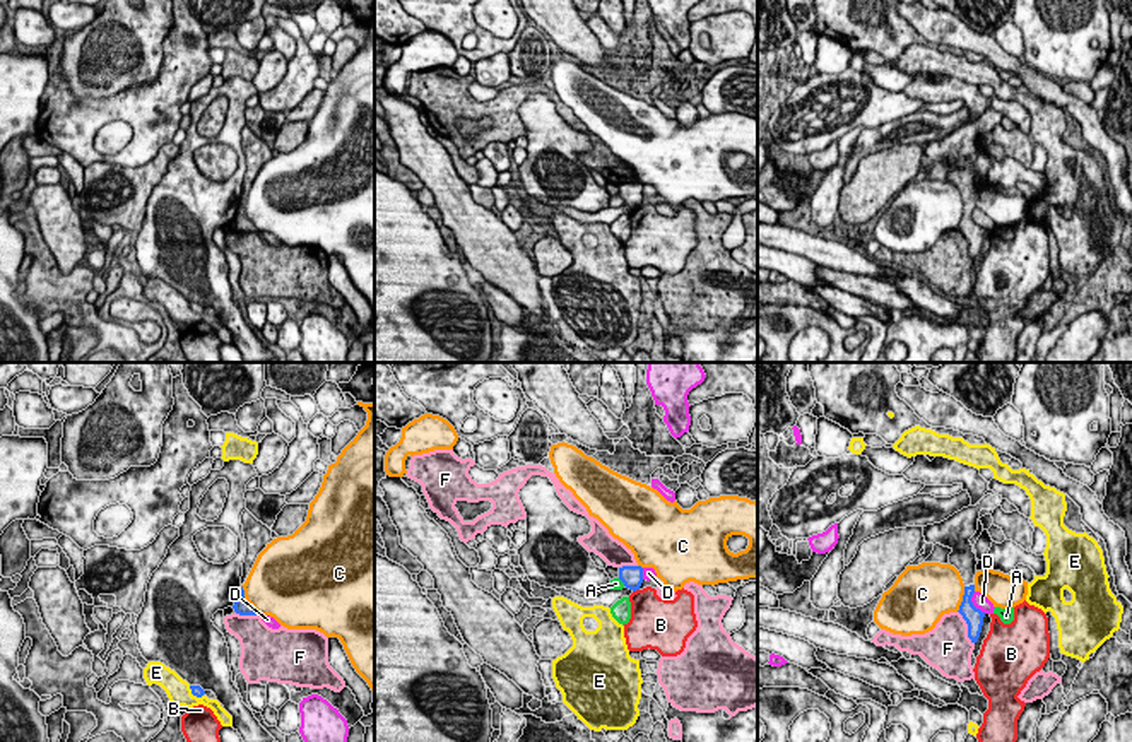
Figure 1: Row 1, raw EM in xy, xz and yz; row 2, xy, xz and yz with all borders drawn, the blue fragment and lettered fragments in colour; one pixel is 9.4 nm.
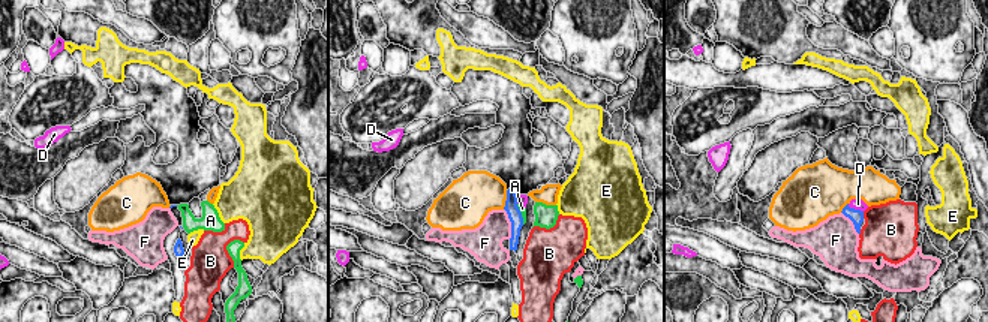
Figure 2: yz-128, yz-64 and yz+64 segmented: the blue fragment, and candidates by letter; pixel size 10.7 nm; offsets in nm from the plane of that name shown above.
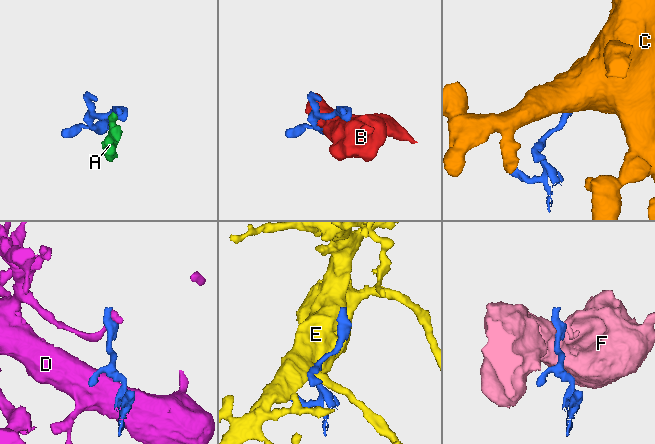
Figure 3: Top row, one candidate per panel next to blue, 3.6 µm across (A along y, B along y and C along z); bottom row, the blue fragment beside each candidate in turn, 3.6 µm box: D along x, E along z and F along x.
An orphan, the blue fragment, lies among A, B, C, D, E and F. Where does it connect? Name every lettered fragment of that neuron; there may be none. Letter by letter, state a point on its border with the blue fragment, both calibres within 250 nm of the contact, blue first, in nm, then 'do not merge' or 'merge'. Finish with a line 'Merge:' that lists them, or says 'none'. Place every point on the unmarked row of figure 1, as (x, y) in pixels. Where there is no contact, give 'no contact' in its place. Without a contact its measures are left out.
A: contact xz (621, 197); calibres 200 and 120 nm; do not merge
B: contact xz (635, 207); calibres 200 and 360 nm; do not merge
C: contact xy (245, 217); calibres 140 and 460 nm; do not merge
D: contact yz (972, 221); calibres 170 and 140 nm; do not merge
E: contact xy (194, 312); calibres 100 and 240 nm; do not merge
F: contact yz (968, 245); calibres 170 and 420 nm; do not merge
Merge: none

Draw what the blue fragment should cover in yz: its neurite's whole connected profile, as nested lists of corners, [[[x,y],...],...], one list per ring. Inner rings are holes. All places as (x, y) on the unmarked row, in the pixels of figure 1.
[[[988,106],[975,123],[963,125],[940,140],[923,144],[927,161],[940,161],[952,168],[949,171],[949,181],[959,188],[964,200],[964,212],[958,229],[968,241],[968,255],[971,260],[976,260],[980,255],[985,229],[971,219],[978,178],[970,156],[978,147],[978,137],[992,132],[1000,120],[1002,113]]]

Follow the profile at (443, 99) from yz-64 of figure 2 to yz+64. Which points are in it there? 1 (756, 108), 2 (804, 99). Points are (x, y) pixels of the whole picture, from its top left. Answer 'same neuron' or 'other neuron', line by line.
1: same neuron
2: same neuron

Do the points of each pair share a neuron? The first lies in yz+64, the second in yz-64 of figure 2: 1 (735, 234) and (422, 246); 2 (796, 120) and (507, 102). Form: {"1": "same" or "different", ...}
{"1": "different", "2": "different"}

